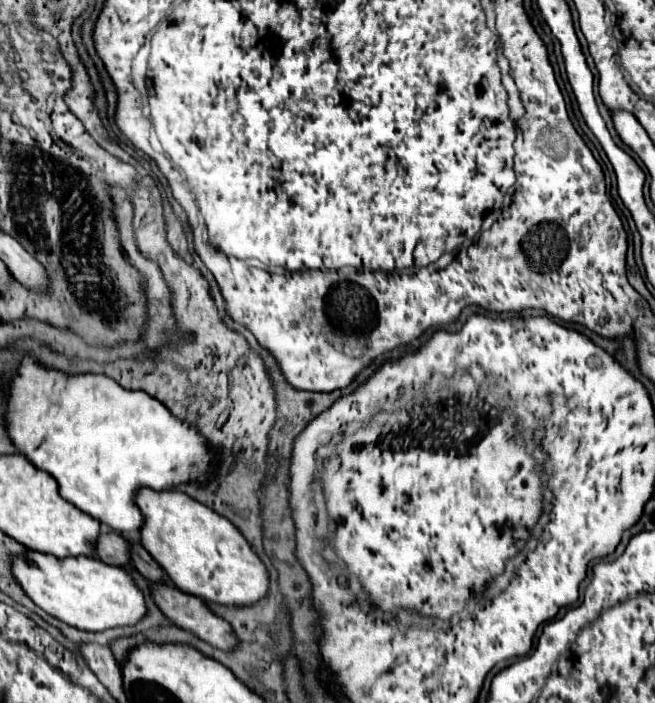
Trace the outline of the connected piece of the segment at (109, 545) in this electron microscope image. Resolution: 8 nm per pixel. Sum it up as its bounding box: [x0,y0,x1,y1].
[95,531,129,567]

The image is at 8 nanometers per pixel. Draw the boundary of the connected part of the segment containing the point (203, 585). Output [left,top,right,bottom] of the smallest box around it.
[135,489,269,605]

